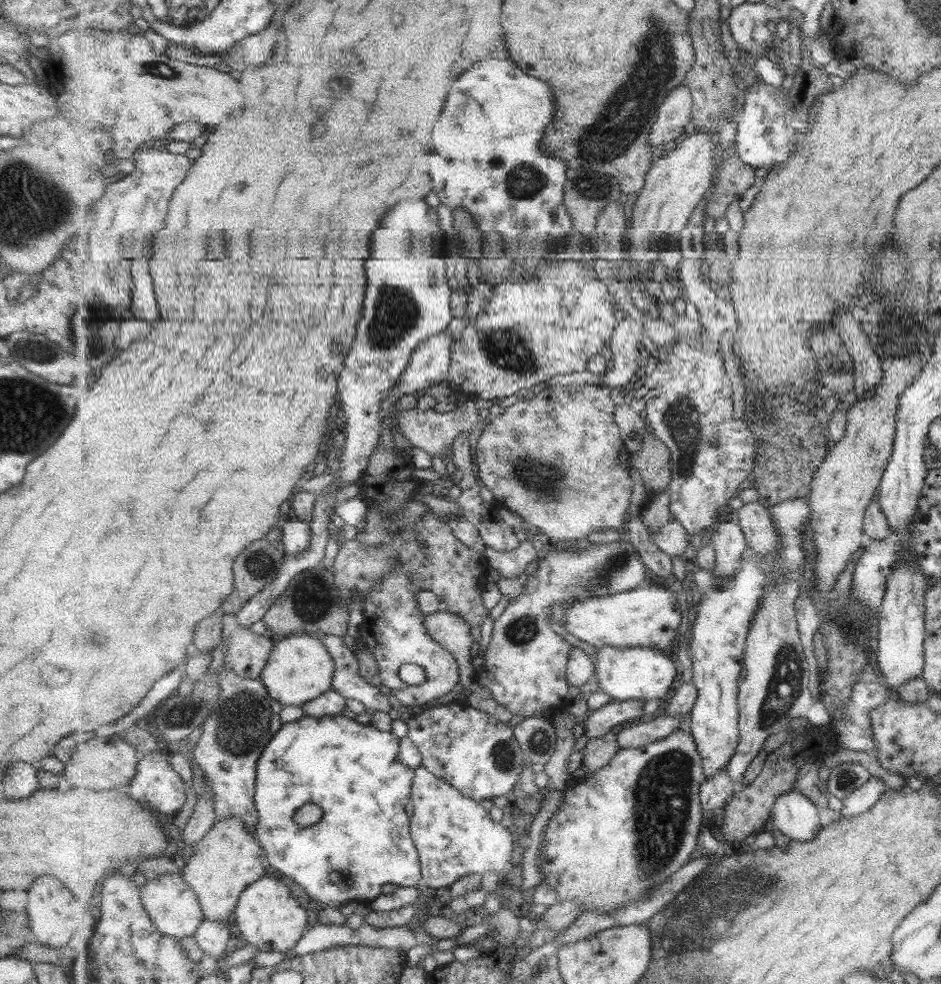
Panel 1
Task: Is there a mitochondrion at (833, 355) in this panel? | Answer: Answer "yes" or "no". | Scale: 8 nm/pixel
no

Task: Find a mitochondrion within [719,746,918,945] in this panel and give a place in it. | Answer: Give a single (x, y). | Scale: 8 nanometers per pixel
(846, 778)

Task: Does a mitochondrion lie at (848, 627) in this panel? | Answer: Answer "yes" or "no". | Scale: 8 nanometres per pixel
no

